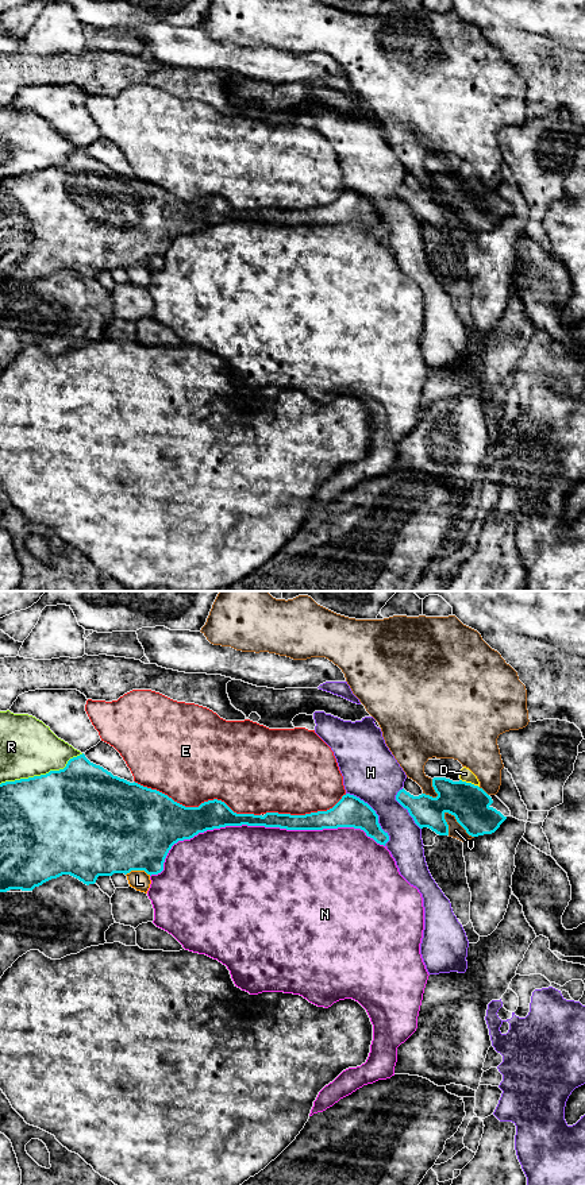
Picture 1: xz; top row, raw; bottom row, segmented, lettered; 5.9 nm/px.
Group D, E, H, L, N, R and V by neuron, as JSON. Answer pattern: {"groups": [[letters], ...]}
{"groups": [["D"], ["E"], ["H"], ["L"], ["N"], ["R"], ["V"]]}

